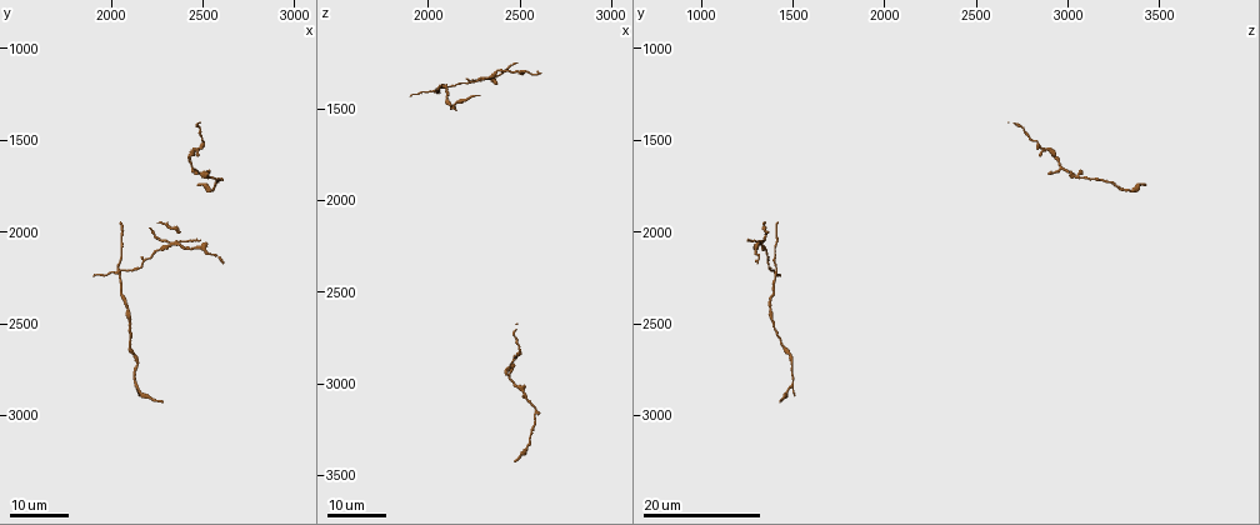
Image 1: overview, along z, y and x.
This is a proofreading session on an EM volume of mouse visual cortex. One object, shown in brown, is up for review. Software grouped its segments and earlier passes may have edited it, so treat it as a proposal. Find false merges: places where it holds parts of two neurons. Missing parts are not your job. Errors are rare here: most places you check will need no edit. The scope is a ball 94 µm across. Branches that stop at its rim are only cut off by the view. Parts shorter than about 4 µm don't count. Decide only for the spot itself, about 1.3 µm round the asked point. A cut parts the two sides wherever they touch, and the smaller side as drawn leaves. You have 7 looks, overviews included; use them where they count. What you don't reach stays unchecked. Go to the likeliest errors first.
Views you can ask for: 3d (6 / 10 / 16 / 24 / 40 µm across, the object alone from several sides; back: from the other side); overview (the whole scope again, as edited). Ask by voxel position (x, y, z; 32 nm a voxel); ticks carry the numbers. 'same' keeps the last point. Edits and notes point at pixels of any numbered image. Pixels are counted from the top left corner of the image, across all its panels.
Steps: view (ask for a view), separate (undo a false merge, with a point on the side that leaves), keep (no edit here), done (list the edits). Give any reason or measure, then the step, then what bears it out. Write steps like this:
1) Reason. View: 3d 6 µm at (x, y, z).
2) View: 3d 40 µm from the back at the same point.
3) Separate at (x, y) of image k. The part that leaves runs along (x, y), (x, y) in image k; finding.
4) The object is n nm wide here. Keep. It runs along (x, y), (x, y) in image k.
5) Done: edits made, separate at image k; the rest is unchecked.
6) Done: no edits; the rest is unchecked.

Four-way junction. View: 3d 24 µm at (2040, 2220, 1400).

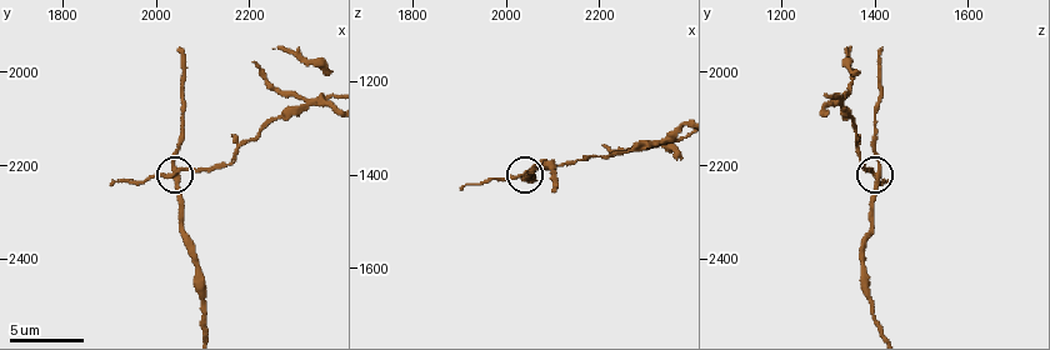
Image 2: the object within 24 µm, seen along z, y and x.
View: 3d 10 µm at (2045, 2230, 1400).

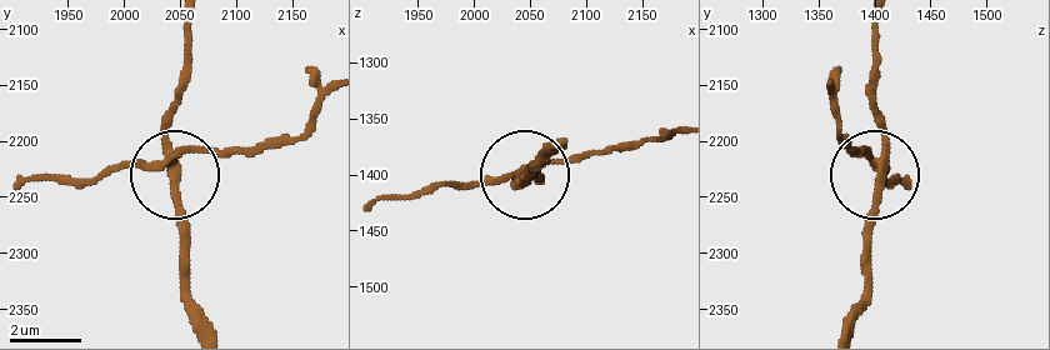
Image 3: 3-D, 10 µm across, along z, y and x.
Separate at (118, 170) of image 3. The part that leaves runs along (168, 159), (281, 146), (325, 96) in image 3; two neurons meet here.

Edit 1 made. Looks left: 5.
View: overview.

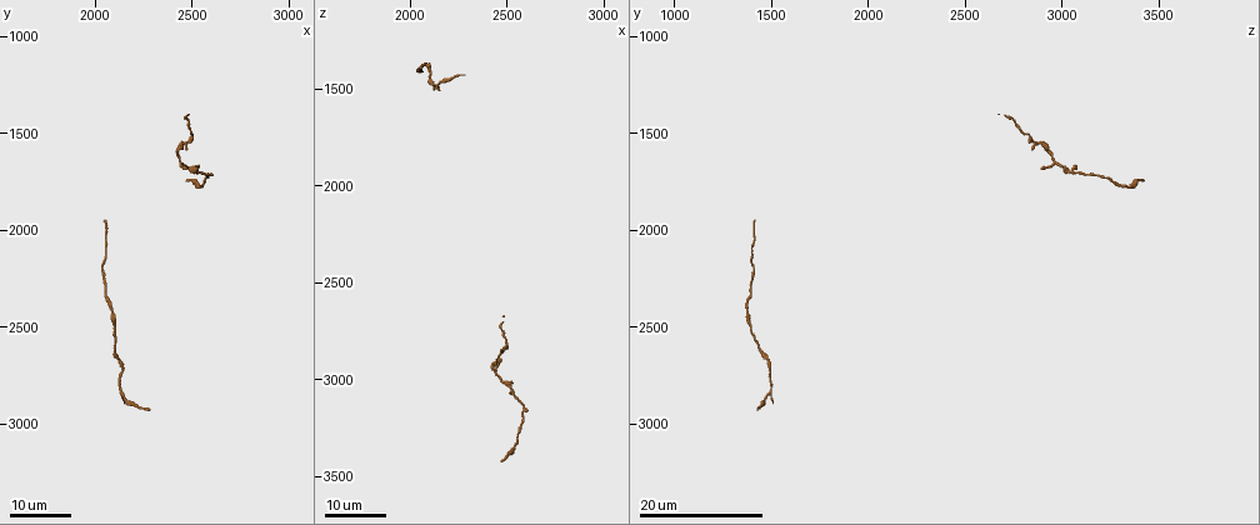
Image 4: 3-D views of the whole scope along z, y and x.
Thick turns thin. View: 3d 24 µm at (2520, 1710, 3050).

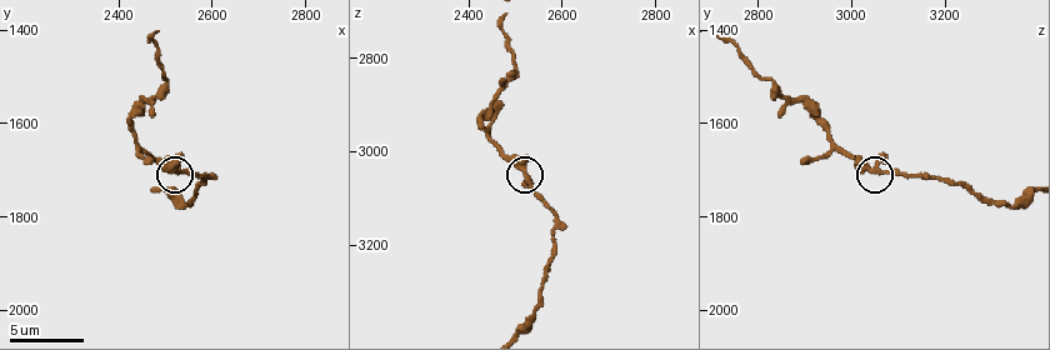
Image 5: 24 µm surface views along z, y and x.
View: 3d 6 µm at (2525, 1700, 3045).

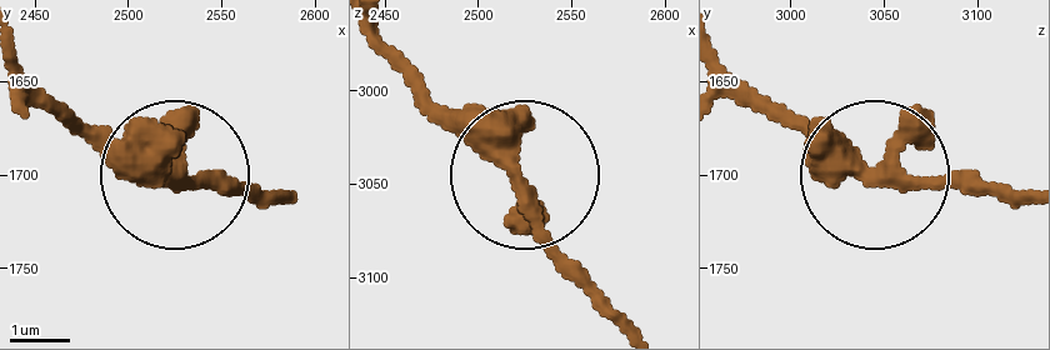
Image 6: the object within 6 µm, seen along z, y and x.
The object is 320 nm wide here. Keep. One neuron here.

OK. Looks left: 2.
Three arms meet. View: 3d 24 µm at (2130, 2860, 1470).

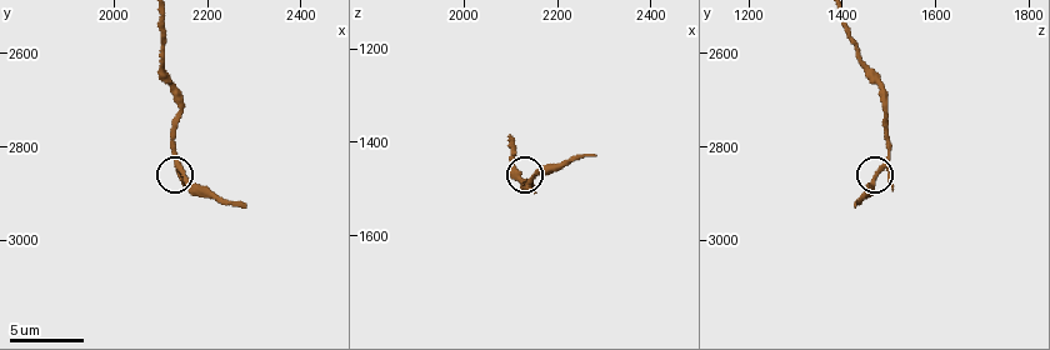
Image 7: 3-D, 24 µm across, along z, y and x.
View: 3d 6 µm at (2145, 2850, 1480).

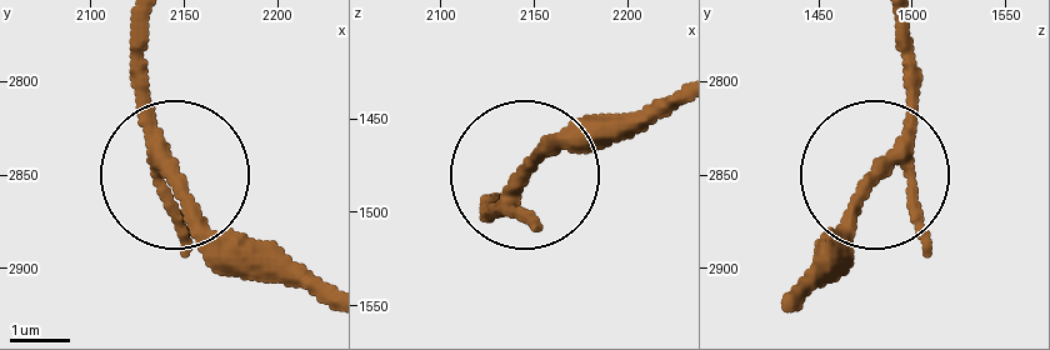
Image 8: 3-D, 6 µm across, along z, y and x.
3 arms meet here. Keep. It runs along (908, 21), (903, 141), (824, 270) in image 8; continuous, no second neuron.

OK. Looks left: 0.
Done: edits made, separate at image 3; the rest is unchecked.

